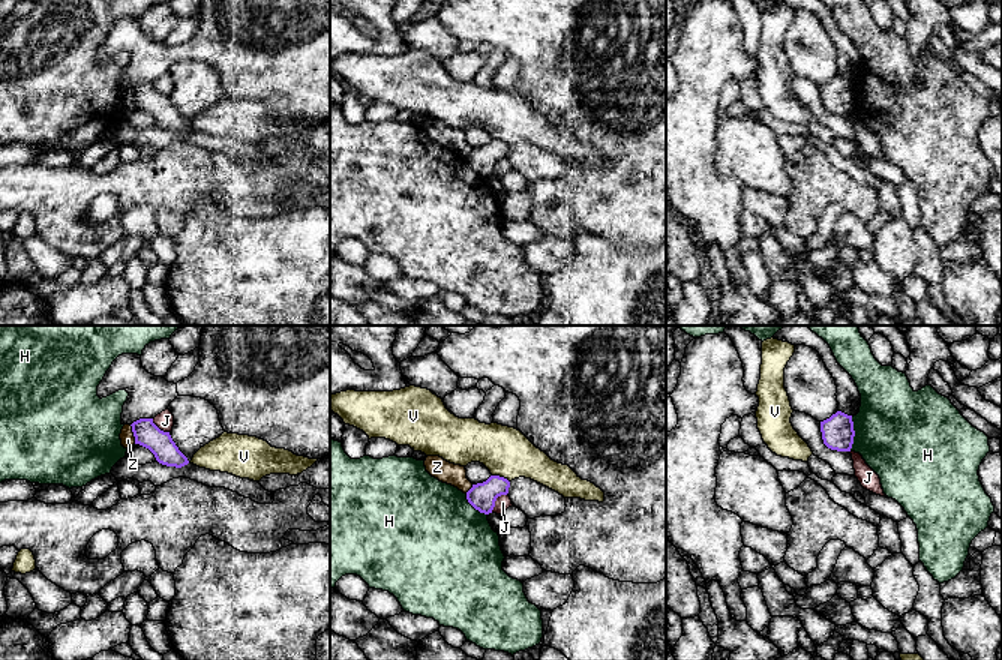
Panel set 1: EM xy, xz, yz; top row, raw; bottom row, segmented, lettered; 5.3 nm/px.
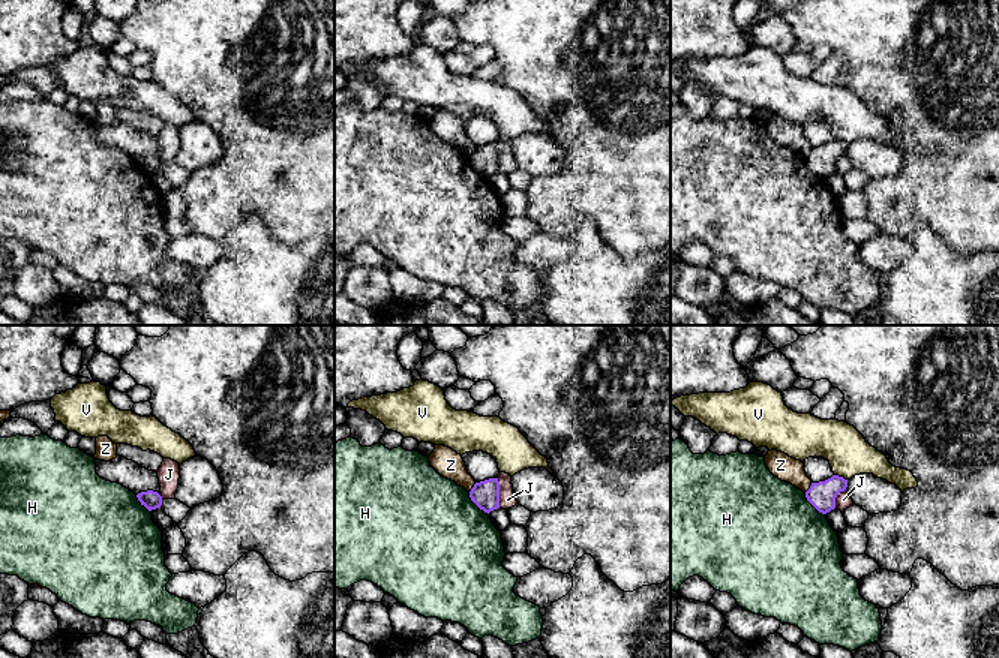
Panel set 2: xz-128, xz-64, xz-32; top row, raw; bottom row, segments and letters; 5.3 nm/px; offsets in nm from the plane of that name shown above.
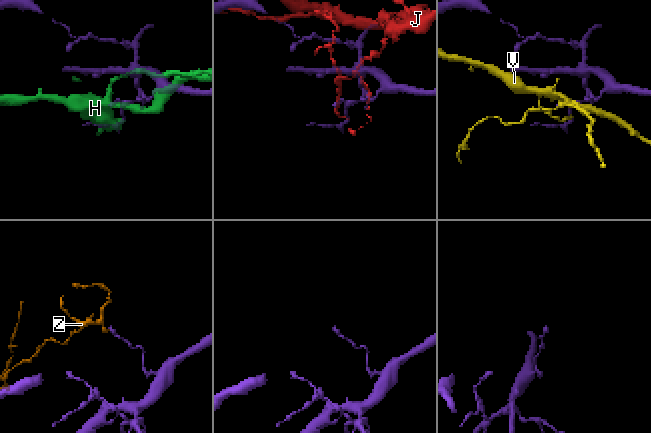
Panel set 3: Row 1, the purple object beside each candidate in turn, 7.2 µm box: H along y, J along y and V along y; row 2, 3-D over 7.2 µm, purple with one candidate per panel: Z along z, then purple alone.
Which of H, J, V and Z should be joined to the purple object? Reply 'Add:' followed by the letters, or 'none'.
Add: none

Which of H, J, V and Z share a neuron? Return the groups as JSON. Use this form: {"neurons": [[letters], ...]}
{"neurons": [["H"], ["J"], ["V"], ["Z"]]}

